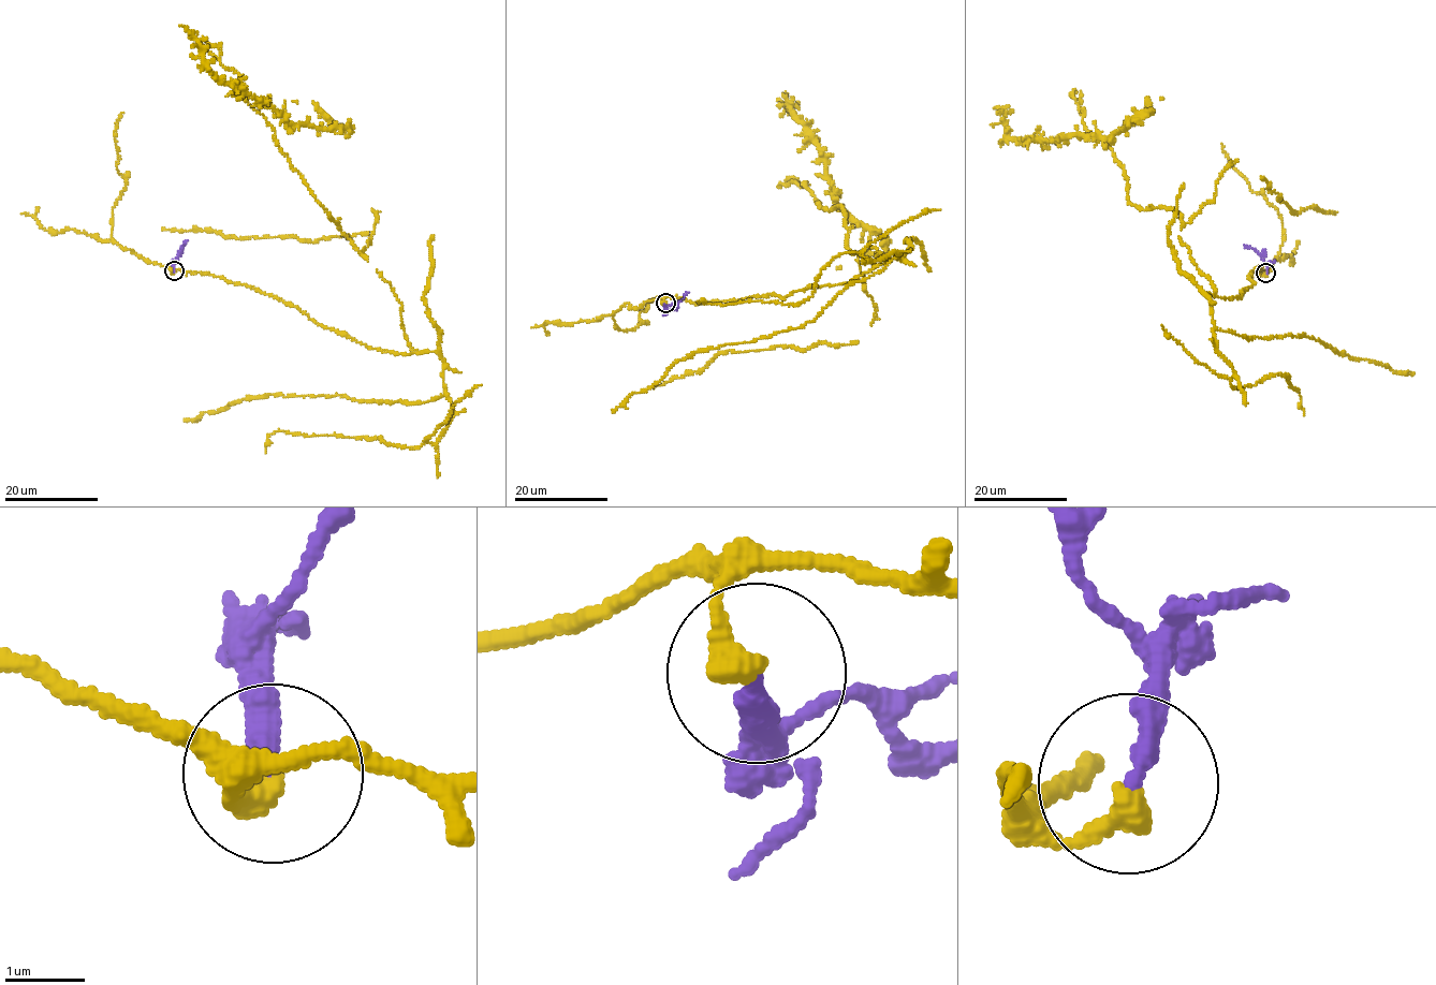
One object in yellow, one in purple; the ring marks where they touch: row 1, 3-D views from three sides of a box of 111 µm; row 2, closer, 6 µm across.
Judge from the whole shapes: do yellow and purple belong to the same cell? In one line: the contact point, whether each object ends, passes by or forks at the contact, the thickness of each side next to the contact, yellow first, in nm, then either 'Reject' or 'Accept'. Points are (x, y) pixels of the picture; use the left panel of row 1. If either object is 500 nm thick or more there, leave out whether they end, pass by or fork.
Place: (174, 270). At the ring yellow ends. At the ring purple ends. Thickness 320 nm (yellow) against 240 nm. Reject

